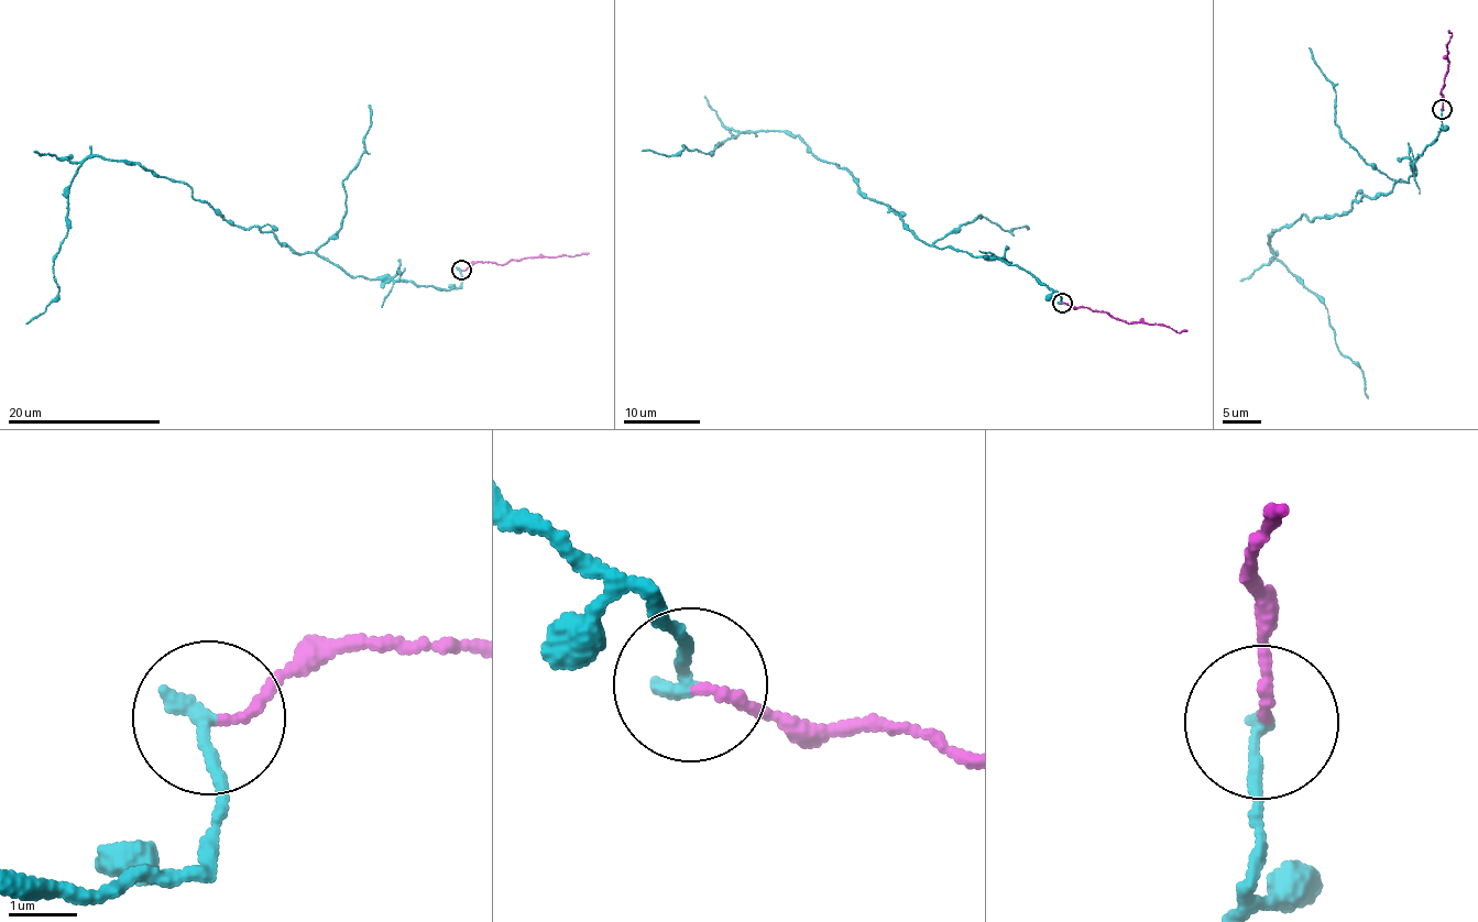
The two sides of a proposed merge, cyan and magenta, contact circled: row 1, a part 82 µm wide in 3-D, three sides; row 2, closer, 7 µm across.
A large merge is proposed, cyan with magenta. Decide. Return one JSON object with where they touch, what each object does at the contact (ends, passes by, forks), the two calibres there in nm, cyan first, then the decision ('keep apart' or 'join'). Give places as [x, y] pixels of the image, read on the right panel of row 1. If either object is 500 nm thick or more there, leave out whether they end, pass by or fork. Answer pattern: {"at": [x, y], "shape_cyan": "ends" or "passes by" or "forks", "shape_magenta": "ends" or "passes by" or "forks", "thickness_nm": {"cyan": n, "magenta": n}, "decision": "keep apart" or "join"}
{"at": [1442, 109], "shape_cyan": "ends", "shape_magenta": "ends", "thickness_nm": {"cyan": 220, "magenta": 120}, "decision": "keep apart"}

